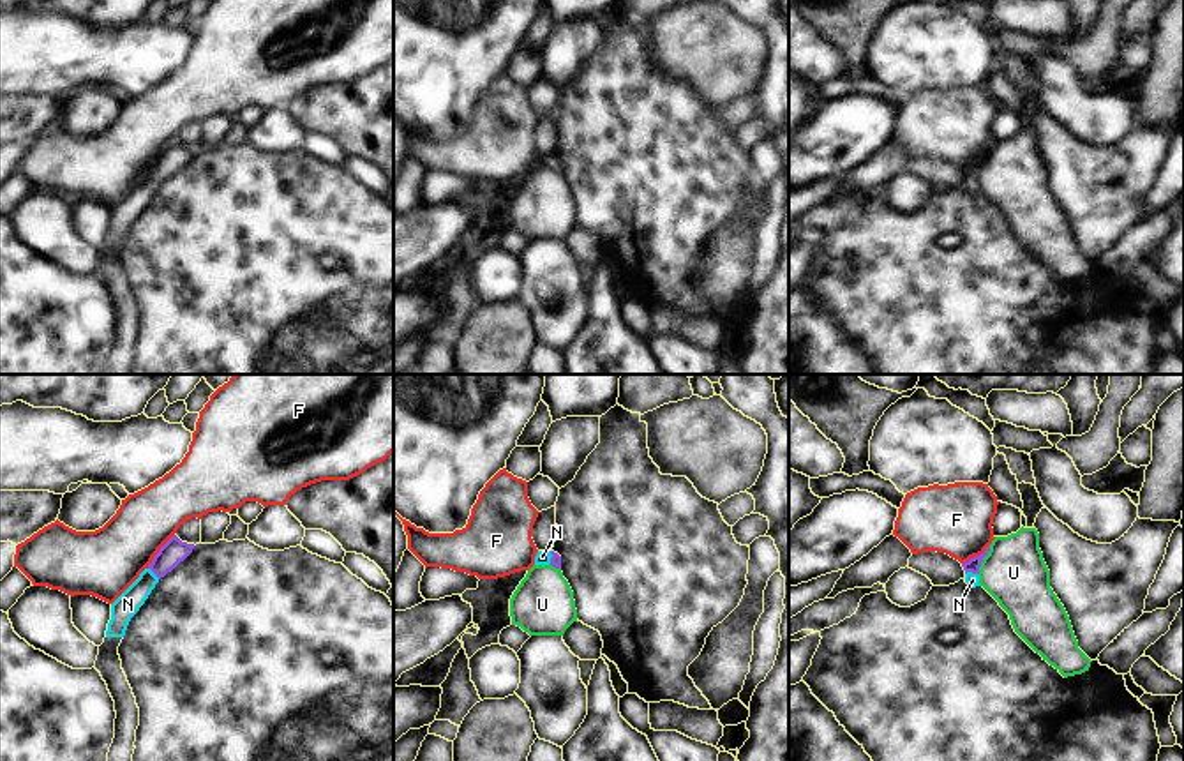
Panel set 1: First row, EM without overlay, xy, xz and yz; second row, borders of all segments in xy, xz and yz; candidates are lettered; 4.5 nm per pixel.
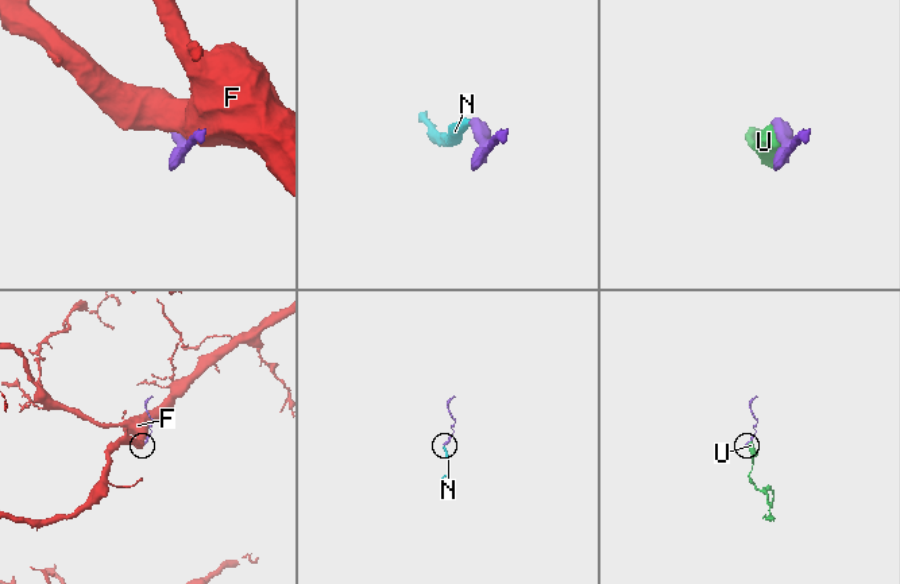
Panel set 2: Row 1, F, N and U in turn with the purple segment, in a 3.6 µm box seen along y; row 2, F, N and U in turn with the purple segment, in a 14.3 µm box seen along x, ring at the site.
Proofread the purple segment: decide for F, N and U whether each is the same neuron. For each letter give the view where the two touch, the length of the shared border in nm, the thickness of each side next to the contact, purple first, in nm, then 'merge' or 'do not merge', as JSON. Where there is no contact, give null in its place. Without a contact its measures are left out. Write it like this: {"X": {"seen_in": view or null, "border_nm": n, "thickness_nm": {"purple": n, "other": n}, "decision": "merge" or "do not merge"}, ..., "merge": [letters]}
{"F": {"seen_in": "xy", "border_nm": 200, "thickness_nm": {"purple": 110, "other": 300}, "decision": "do not merge"}, "N": {"seen_in": "xy", "border_nm": 80, "thickness_nm": {"purple": 110, "other": 110}, "decision": "merge"}, "U": {"seen_in": "yz", "border_nm": 150, "thickness_nm": {"purple": 70, "other": 300}, "decision": "do not merge"}, "merge": ["N"]}

